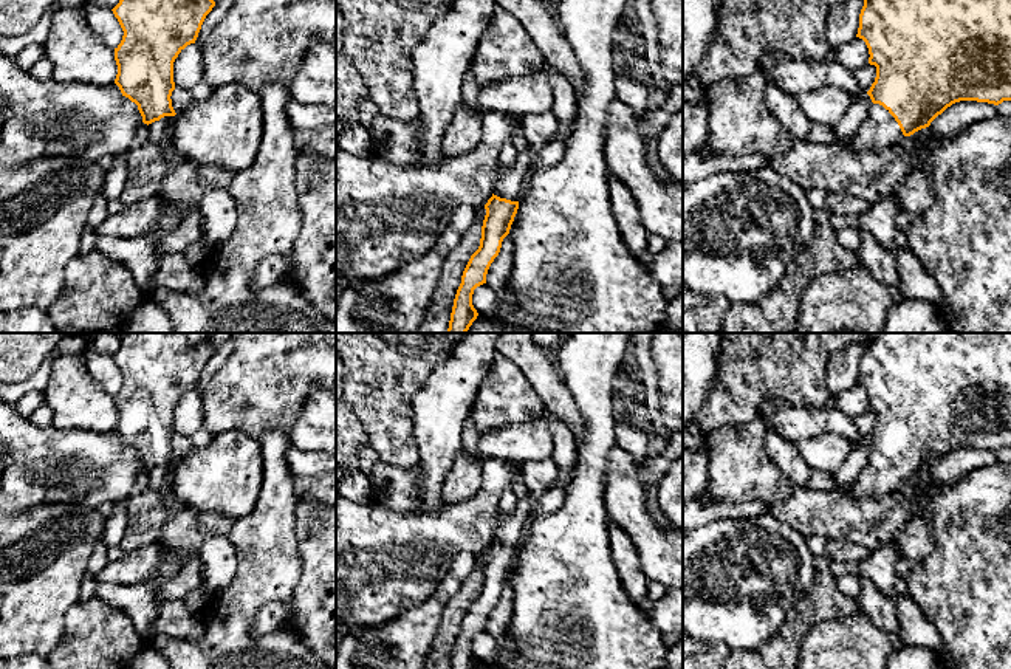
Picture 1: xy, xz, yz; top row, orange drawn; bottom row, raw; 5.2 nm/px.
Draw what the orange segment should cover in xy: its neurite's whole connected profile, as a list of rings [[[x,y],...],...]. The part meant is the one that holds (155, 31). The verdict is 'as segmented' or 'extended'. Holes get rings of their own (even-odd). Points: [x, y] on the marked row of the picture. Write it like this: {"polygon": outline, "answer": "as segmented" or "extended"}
{"polygon": [[[119,0],[111,9],[124,31],[121,43],[115,48],[115,84],[122,96],[138,105],[142,122],[149,125],[149,139],[158,146],[169,146],[176,115],[170,99],[175,90],[173,62],[187,45],[195,43],[214,6],[214,0]]], "answer": "extended"}

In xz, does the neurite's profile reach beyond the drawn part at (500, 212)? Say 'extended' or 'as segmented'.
extended

